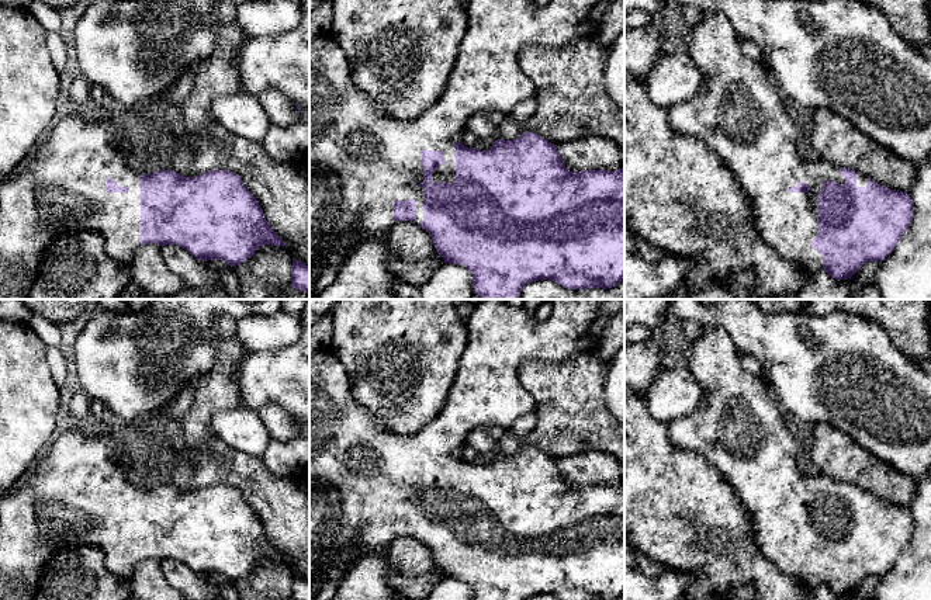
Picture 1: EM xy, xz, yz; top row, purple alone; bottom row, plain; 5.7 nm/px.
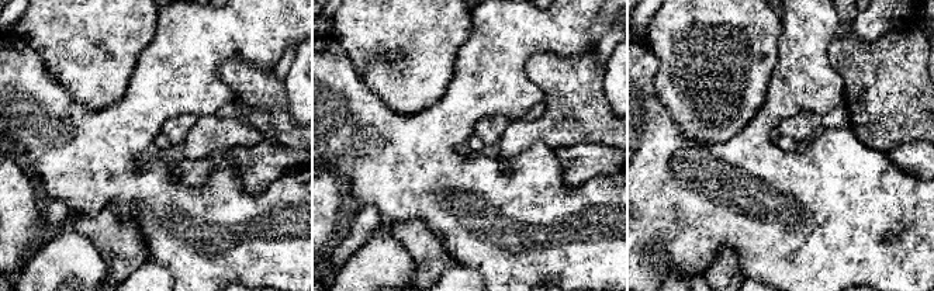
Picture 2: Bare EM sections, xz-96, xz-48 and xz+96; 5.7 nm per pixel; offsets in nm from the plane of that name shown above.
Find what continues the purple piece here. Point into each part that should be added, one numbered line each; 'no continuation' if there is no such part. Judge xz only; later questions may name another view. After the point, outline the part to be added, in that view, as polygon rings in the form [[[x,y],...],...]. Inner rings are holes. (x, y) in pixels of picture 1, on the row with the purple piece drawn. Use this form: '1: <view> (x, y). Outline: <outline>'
1: xz (376, 159). Outline: [[[470,0],[466,6],[468,28],[461,39],[453,72],[440,98],[413,119],[385,115],[374,100],[352,83],[350,66],[343,49],[328,35],[309,39],[309,184],[316,176],[333,174],[336,181],[335,205],[328,223],[318,237],[309,240],[309,256],[322,263],[340,243],[349,242],[346,259],[359,244],[370,239],[388,237],[395,226],[394,201],[416,201],[416,223],[423,221],[423,166],[422,150],[442,150],[444,164],[432,173],[435,183],[456,181],[456,149],[453,148],[466,131],[468,118],[482,110],[511,110],[516,104],[534,98],[536,86],[522,72],[518,55],[523,45],[539,44],[564,46],[578,37],[595,35],[602,17],[613,0],[550,0],[537,6],[530,0]]]

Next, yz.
1: yz (736, 113). Outline: [[[723,13],[705,15],[698,25],[688,28],[683,34],[683,44],[702,73],[702,83],[695,97],[668,110],[669,128],[676,133],[699,139],[720,156],[747,193],[755,228],[765,243],[773,247],[781,257],[802,266],[809,274],[823,271],[823,256],[811,246],[811,240],[817,236],[817,195],[824,181],[845,184],[840,167],[821,159],[810,162],[800,157],[796,125],[785,111],[776,89],[769,81],[769,74],[759,62],[743,53],[741,41]],[[802,181],[811,188],[810,193],[789,191]]]

